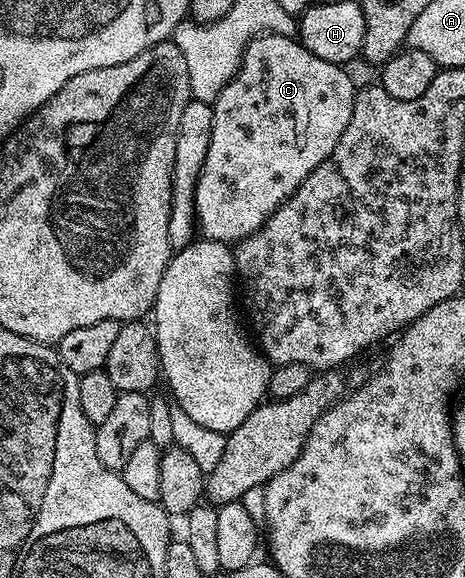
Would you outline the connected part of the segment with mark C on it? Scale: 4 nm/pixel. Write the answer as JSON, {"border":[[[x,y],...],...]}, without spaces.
{"border":[[[265,34],[249,42],[239,70],[234,74],[234,78],[230,78],[230,82],[224,87],[222,94],[218,94],[218,98],[211,103],[214,114],[214,131],[210,134],[210,150],[206,150],[206,162],[202,166],[202,174],[198,178],[196,187],[196,223],[199,235],[203,239],[217,240],[232,246],[245,240],[248,236],[252,236],[268,221],[268,217],[274,214],[274,210],[278,210],[280,204],[284,204],[292,197],[294,190],[298,190],[302,181],[319,164],[326,162],[326,158],[330,158],[334,146],[338,146],[338,138],[342,138],[342,130],[346,130],[346,126],[350,122],[354,98],[358,91],[357,85],[352,85],[351,78],[344,72],[347,71],[341,65],[331,64],[310,54],[310,50],[306,50],[306,46],[302,46],[299,39],[290,36]]]}

